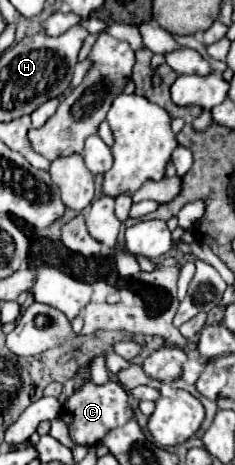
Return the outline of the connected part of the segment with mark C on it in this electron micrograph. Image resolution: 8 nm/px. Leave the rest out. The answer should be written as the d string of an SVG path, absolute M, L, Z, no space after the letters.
M110 381L106 385L94 385L94 383L84 383L82 389L78 389L62 407L60 417L64 419L64 423L70 429L70 437L74 443L78 445L96 445L100 443L100 439L114 427L124 425L128 419L134 417L134 409L128 403L128 393L124 391L124 387L120 387L120 383Z

